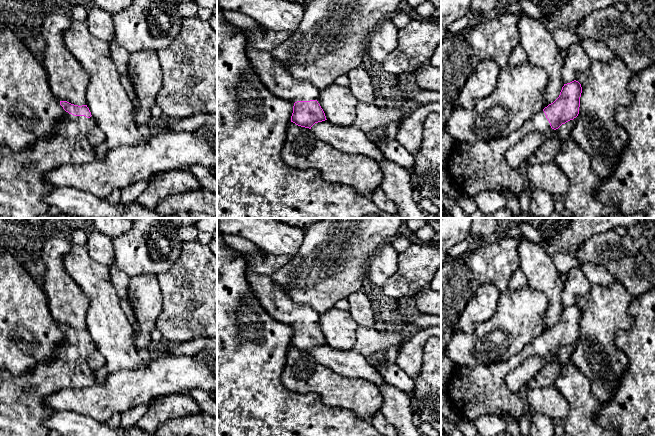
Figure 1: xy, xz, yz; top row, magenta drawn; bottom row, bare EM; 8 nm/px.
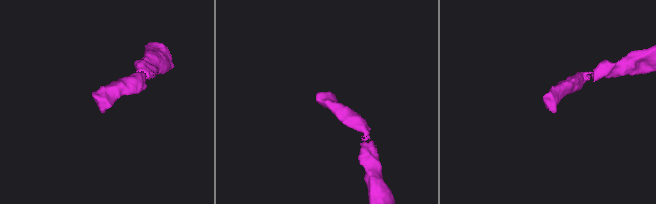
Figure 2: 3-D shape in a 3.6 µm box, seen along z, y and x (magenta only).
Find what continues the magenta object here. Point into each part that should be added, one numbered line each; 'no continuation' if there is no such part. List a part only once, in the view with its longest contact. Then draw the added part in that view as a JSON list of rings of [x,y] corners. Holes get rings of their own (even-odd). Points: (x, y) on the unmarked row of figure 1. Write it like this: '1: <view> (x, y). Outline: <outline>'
1: xy (23, 410). Outline: [[[65,339],[51,358],[23,375],[0,369],[0,436],[47,436],[44,422],[55,411],[45,398],[61,388],[93,385],[87,358],[97,350],[91,340]]]

